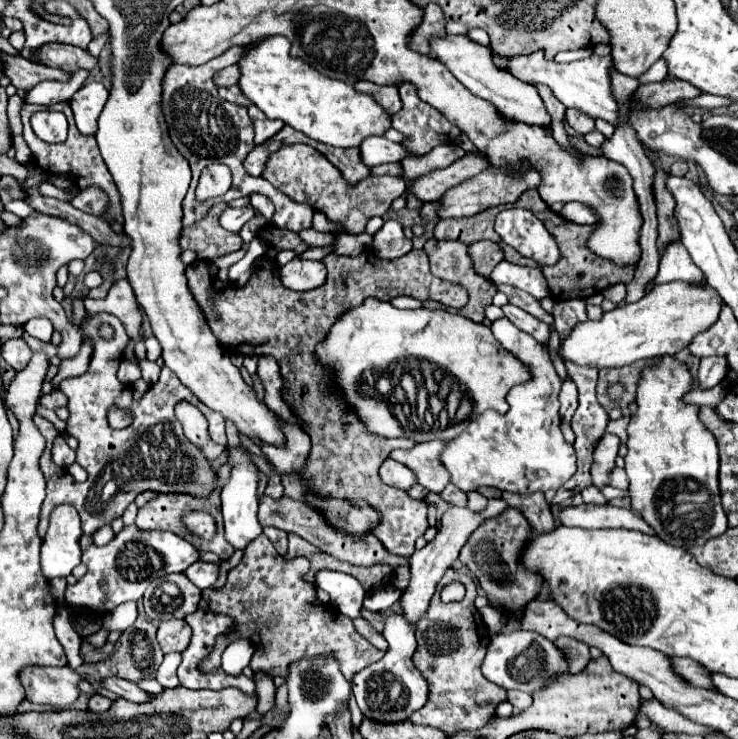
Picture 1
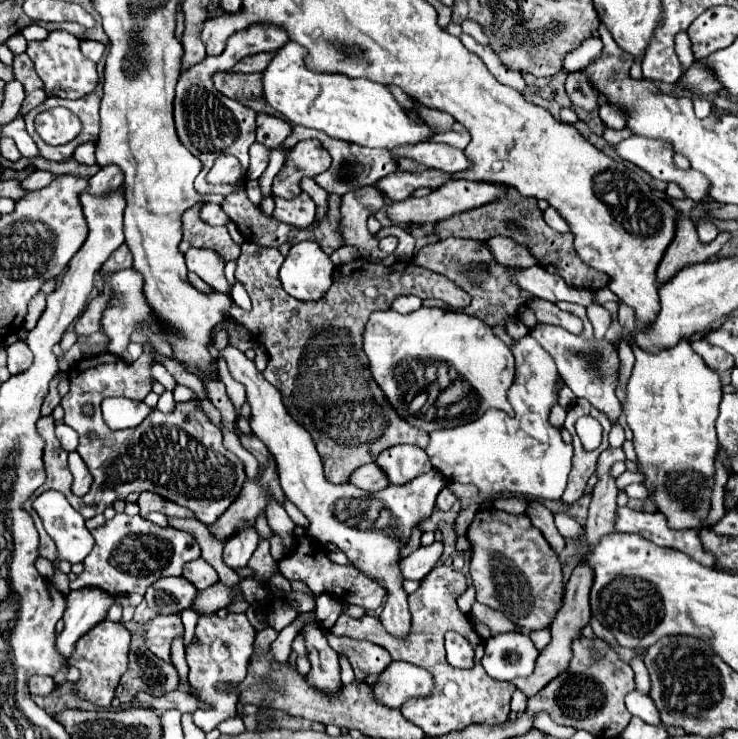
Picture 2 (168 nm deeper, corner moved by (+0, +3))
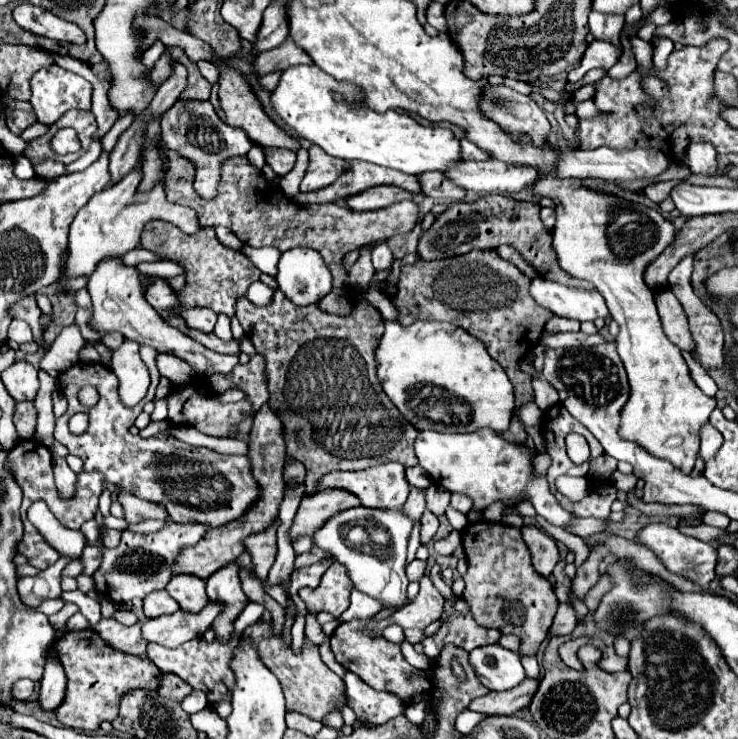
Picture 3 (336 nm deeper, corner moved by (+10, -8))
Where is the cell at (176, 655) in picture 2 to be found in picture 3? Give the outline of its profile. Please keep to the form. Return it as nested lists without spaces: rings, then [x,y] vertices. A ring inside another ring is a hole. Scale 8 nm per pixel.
[[[207,603],[207,607],[199,613],[189,615],[189,611],[177,611],[173,615],[161,615],[157,619],[147,619],[143,623],[143,637],[147,641],[159,643],[163,647],[179,647],[185,641],[191,641],[203,635],[213,619],[221,615],[221,603]]]

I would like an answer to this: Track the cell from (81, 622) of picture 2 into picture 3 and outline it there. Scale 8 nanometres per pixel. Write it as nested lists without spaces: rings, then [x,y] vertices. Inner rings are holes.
[[[47,653],[39,703],[43,709],[53,711],[61,705],[63,697],[65,697],[65,671],[61,671],[61,663],[57,663],[57,659],[53,659],[53,655]]]

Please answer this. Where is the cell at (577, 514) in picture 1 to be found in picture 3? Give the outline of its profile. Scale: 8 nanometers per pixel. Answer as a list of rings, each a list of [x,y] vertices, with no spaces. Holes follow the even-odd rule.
[[[651,523],[651,525],[643,527],[641,531],[637,531],[637,539],[641,545],[651,549],[657,555],[657,559],[671,573],[693,581],[699,587],[709,587],[709,583],[715,579],[715,563],[717,563],[717,547],[715,545],[703,543],[695,537],[687,537],[677,527],[671,527],[665,523]]]

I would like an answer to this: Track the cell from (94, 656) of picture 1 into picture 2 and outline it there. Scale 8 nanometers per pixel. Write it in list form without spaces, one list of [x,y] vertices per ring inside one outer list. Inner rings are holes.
[[[103,620],[79,638],[75,654],[69,660],[69,668],[79,668],[80,679],[74,683],[73,690],[83,700],[93,702],[97,708],[109,708],[115,698],[115,688],[119,686],[121,674],[127,670],[127,656],[131,650],[131,634],[117,622]]]

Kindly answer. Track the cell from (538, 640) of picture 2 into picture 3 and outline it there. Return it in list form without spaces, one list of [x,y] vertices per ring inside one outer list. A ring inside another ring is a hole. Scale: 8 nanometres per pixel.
[[[525,655],[525,657],[521,657],[521,661],[523,661],[527,677],[537,677],[539,675],[539,661],[537,661],[535,655]]]

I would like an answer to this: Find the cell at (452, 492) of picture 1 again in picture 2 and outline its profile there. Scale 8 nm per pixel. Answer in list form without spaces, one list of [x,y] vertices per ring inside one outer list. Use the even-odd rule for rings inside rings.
[[[443,488],[443,490],[439,492],[439,496],[437,496],[437,508],[439,508],[439,510],[449,510],[455,500],[457,500],[457,498],[453,496],[453,492],[451,492],[449,488]]]

